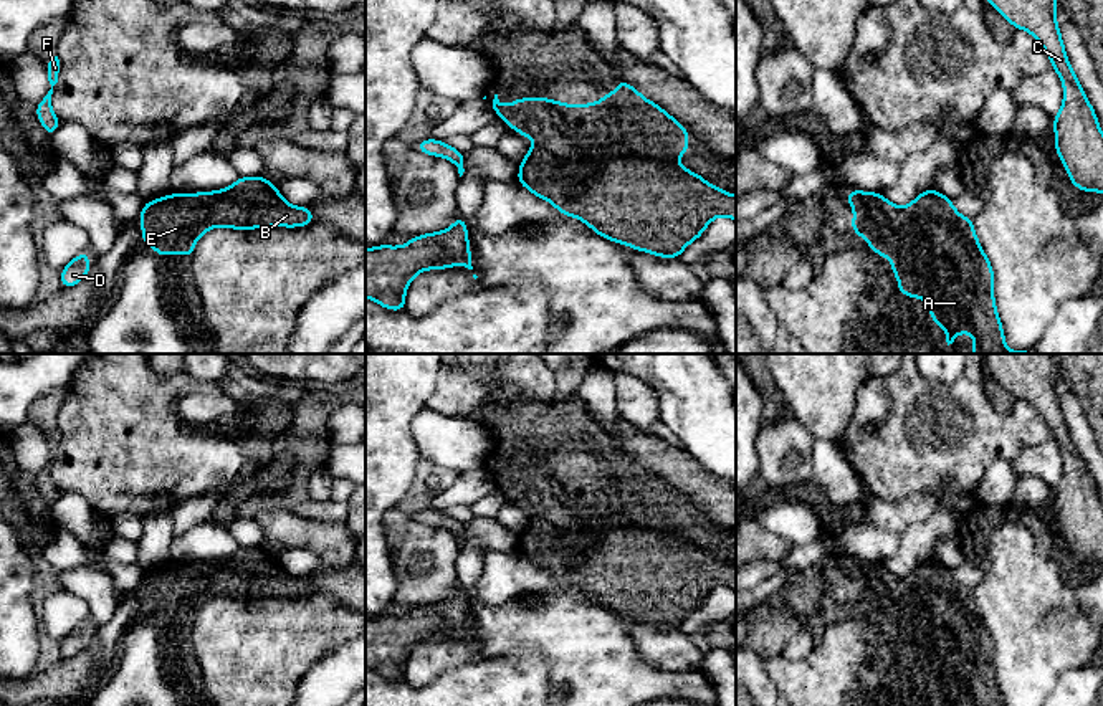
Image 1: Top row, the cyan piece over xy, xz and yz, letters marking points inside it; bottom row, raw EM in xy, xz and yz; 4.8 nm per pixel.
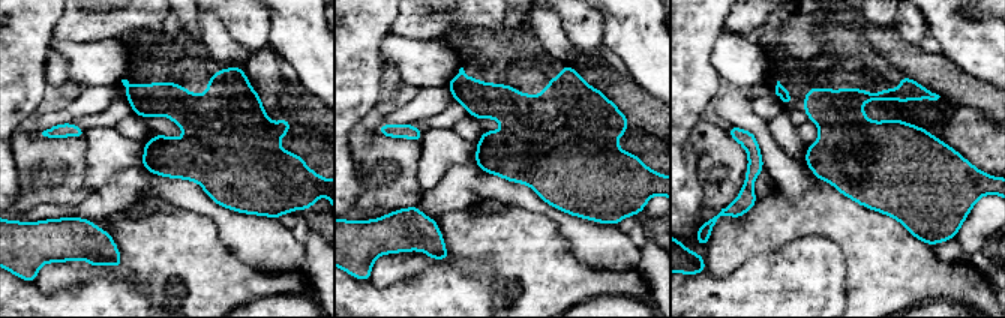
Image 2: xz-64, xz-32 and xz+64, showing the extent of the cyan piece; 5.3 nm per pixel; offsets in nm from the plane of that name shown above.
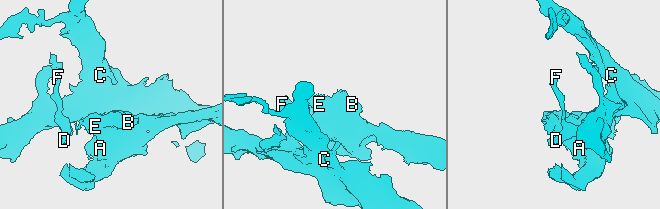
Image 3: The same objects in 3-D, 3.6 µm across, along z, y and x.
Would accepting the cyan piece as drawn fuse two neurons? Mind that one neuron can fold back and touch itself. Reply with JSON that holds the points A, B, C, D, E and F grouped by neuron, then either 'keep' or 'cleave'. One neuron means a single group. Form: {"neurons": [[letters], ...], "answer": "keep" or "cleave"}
{"neurons": [["A", "B", "C", "D", "E", "F"]], "answer": "keep"}

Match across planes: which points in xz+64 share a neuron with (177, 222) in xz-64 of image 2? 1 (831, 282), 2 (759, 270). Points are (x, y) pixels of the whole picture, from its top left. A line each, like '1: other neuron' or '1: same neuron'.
1: other neuron
2: other neuron

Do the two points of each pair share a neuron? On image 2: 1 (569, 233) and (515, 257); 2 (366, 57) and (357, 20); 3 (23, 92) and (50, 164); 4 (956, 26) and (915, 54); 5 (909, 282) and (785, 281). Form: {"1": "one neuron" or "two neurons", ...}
{"1": "two neurons", "2": "one neuron", "3": "two neurons", "4": "two neurons", "5": "two neurons"}

